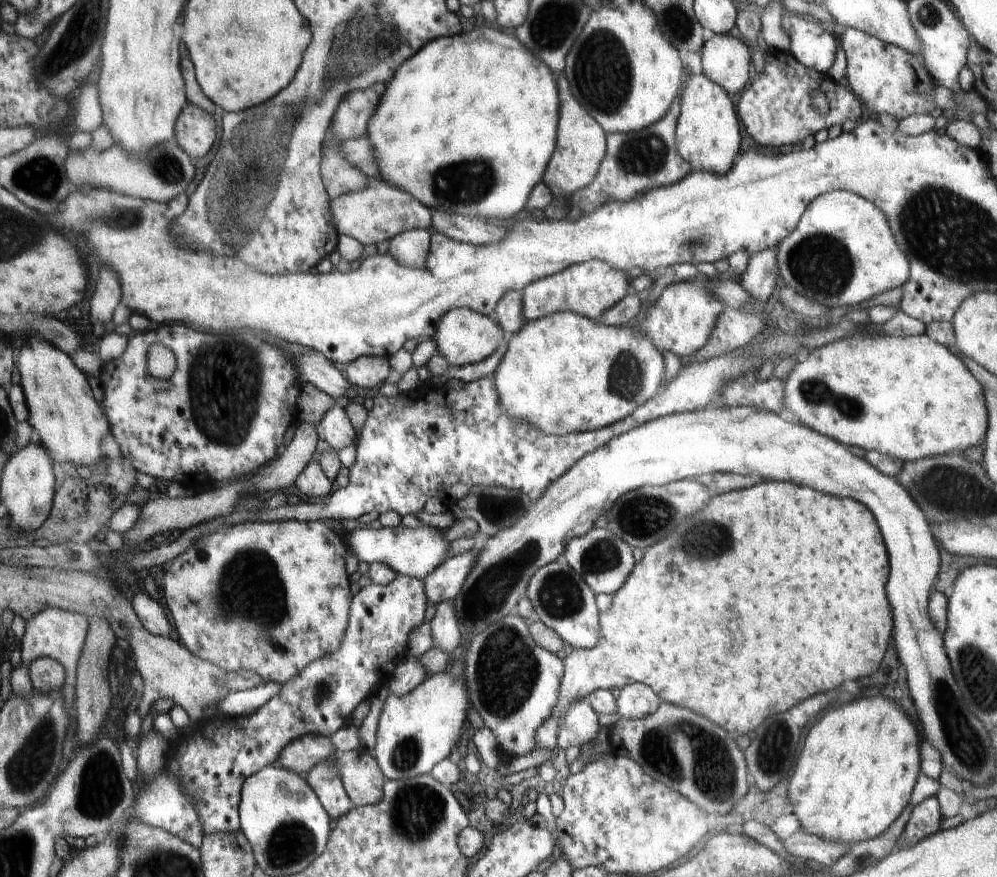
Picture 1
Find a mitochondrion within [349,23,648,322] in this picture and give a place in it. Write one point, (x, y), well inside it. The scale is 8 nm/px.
(601, 71)

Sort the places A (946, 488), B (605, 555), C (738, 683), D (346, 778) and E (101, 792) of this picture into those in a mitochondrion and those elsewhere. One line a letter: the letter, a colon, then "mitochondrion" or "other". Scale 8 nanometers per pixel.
A: mitochondrion
B: mitochondrion
C: other
D: other
E: mitochondrion

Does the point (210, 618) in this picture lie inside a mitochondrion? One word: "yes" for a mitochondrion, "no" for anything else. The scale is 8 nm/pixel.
yes

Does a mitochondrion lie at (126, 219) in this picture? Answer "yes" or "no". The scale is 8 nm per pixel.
yes

